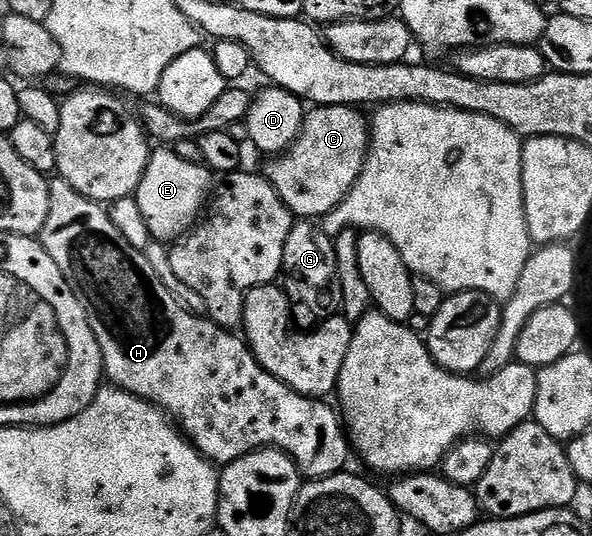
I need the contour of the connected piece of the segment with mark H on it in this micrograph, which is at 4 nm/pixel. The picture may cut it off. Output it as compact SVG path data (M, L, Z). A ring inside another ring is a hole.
M60 179L50 180L47 223L43 223L39 240L47 251L47 255L51 255L51 259L55 259L55 267L59 267L59 271L63 271L63 279L67 279L75 299L79 299L83 311L87 315L91 331L101 348L101 364L104 376L108 380L110 377L113 380L110 382L116 388L127 391L151 405L156 405L158 409L168 414L179 426L181 432L185 434L186 439L191 442L193 448L199 450L208 461L212 461L214 466L224 467L230 465L235 459L246 457L248 453L256 453L258 449L271 448L282 449L297 464L302 474L309 479L334 477L335 474L342 472L348 466L345 464L349 461L349 453L351 454L351 442L343 428L343 421L338 410L334 406L333 410L331 406L325 405L329 403L324 400L305 397L302 393L297 393L291 387L284 385L279 379L272 377L257 362L257 358L253 356L248 344L236 332L225 329L221 325L216 325L215 322L209 320L208 316L198 315L184 309L171 295L171 291L167 291L167 287L163 287L163 279L159 275L155 275L155 267L151 267L144 249L131 247L131 243L127 243L127 239L123 239L123 235L119 235L115 223L111 223L108 208L102 202L93 201L89 197L83 196L79 191L75 191L75 187L71 187L71 183Z

